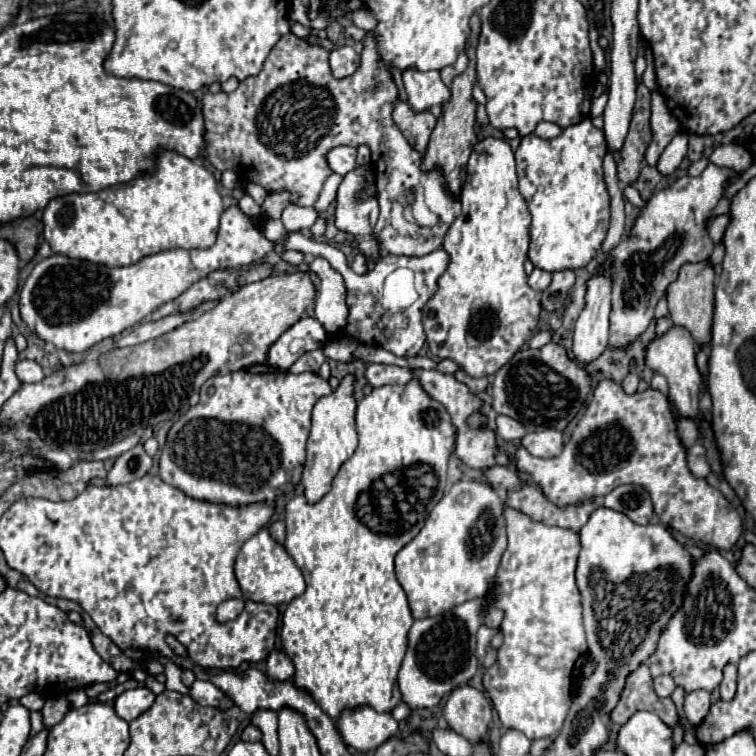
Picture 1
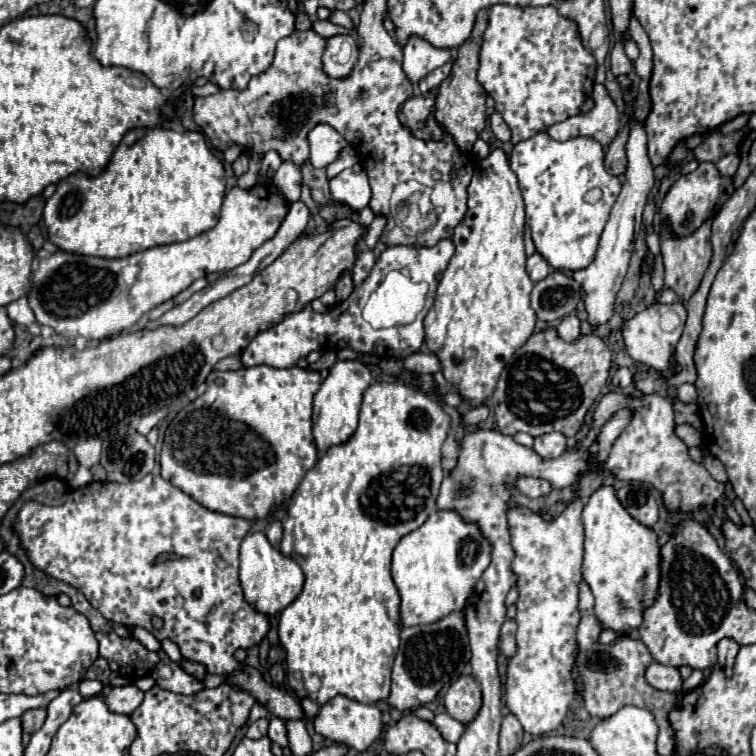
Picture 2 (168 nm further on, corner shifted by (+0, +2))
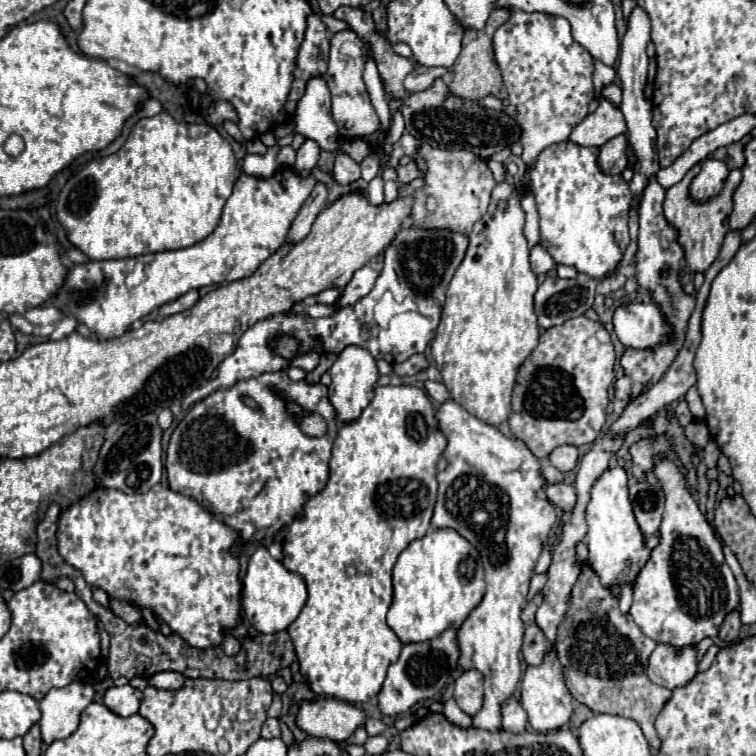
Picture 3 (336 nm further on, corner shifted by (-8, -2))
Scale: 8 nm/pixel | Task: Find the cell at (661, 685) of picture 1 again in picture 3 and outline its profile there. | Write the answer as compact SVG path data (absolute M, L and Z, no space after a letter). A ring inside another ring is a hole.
M657 645L649 657L647 675L653 683L667 689L687 685L697 675L695 647L675 649L671 645Z

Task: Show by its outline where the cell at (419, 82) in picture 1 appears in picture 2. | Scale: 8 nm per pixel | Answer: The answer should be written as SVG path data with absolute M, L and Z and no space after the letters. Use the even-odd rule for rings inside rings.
M413 35L407 39L403 47L403 71L413 81L419 83L421 77L425 77L429 71L445 65L451 61L449 49L433 47L429 41Z

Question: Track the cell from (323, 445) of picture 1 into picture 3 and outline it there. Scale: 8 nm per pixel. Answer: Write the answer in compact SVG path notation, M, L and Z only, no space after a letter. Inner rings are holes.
M351 345L339 355L339 359L333 363L329 373L333 377L333 383L329 385L329 401L335 409L335 415L337 415L339 423L355 421L373 399L373 389L375 389L377 379L379 379L375 359L371 357L371 353L367 349Z

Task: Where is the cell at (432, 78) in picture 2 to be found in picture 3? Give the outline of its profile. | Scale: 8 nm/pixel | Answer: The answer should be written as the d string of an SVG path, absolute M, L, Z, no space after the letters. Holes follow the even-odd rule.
M417 67L417 69L413 69L413 71L405 77L405 89L407 89L409 93L425 91L425 89L429 89L429 85L433 85L435 79L441 79L445 73L447 73L445 67L433 67L433 69Z

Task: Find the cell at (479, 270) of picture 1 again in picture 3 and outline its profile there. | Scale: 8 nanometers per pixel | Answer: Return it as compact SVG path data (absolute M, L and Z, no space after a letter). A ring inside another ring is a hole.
M507 181L497 183L491 193L489 209L469 233L469 249L445 291L441 323L431 343L431 355L453 401L489 425L499 425L509 417L515 373L519 365L533 353L539 341L539 325L533 311L533 297L539 283L529 265L529 245L525 241L523 227L525 211L521 209L521 197L517 189Z

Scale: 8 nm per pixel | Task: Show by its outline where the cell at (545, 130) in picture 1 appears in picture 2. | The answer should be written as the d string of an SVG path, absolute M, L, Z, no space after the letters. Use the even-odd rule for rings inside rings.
M595 83L591 99L595 101L595 105L589 113L579 113L557 125L551 125L547 129L547 133L555 141L567 141L567 139L583 135L583 137L591 137L591 139L599 141L603 147L609 145L609 141L613 141L613 137L617 135L619 125L621 125L617 105L609 97L605 85L601 85L601 83Z

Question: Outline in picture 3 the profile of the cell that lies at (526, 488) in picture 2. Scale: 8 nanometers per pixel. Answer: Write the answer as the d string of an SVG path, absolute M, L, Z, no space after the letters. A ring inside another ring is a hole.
M553 483L547 485L545 489L545 497L555 505L561 507L563 511L571 511L575 505L575 487L567 485L567 483Z

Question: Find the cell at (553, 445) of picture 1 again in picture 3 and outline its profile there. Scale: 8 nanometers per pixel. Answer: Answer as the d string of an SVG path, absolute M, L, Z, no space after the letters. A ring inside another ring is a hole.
M559 445L549 455L549 461L553 467L557 467L561 473L571 471L577 465L577 447L575 445Z

